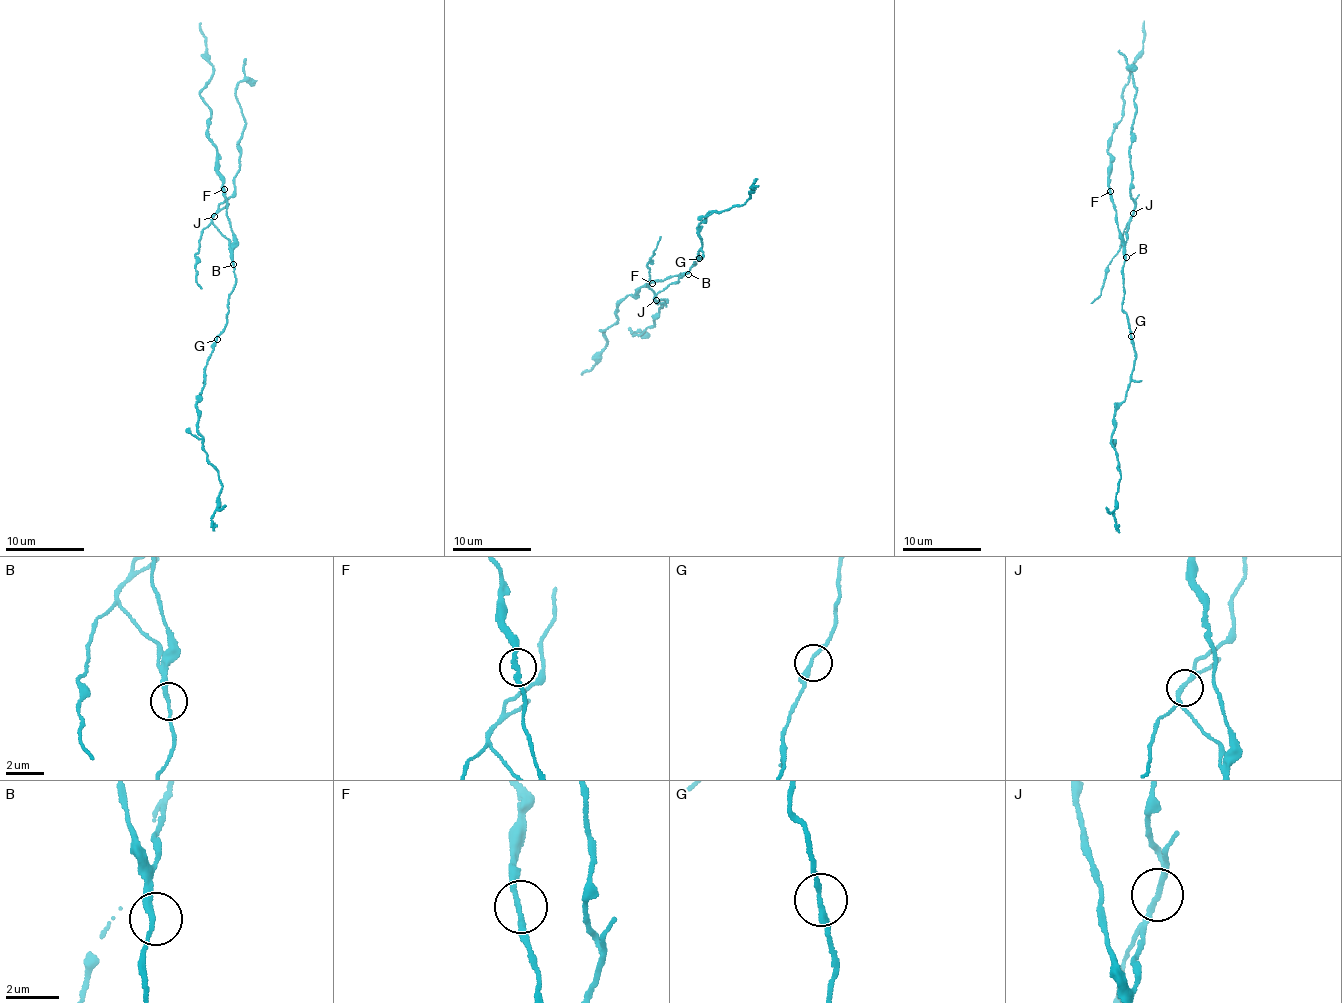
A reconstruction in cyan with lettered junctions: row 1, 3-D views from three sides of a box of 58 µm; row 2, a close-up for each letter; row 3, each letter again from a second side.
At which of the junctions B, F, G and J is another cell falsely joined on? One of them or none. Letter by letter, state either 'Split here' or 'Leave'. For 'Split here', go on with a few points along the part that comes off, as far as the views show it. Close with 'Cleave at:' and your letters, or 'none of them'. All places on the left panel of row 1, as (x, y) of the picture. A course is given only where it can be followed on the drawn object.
B: Leave
F: Leave
G: Leave
J: Split here. Course of the part to remove: (215, 215), (203, 231), (196, 254), (196, 281), (201, 289)
Cleave at: J

